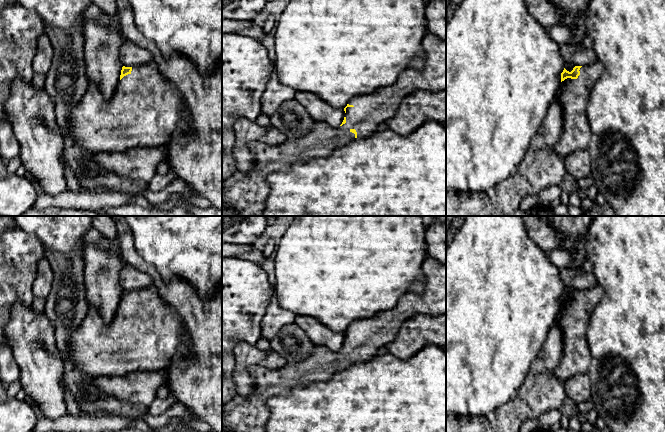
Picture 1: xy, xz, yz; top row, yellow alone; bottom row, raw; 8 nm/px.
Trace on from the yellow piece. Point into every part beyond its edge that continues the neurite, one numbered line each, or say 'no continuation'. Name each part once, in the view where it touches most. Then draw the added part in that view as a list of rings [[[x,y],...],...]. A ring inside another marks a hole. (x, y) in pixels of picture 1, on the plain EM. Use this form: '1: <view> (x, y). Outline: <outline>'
1: yz (574, 318). Outline: [[[597,284],[582,290],[577,303],[567,302],[561,306],[555,322],[563,332],[563,353],[554,373],[562,382],[589,370],[591,353],[587,343],[587,328],[592,309],[602,299],[603,294],[603,288]]]

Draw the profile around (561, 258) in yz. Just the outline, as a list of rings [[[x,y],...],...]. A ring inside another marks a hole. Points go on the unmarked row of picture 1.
[[[560,248],[549,251],[548,258],[558,268],[568,267],[572,262],[571,253]]]

